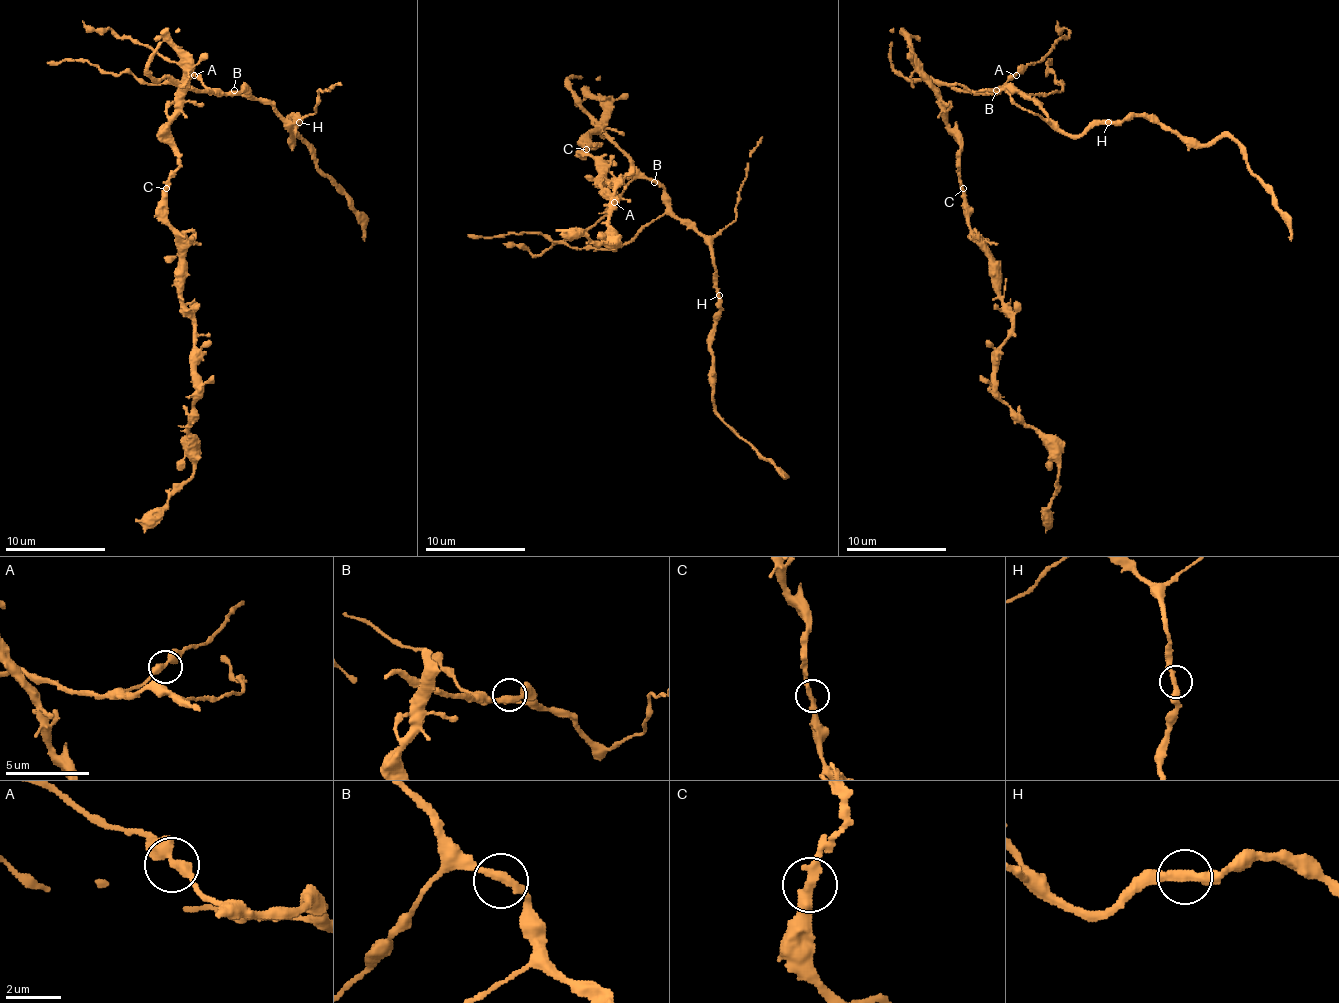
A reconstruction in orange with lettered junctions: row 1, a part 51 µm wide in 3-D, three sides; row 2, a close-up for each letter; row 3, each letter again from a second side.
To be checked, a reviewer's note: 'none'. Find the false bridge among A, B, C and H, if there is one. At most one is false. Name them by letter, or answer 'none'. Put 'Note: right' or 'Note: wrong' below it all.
none
Note: right

